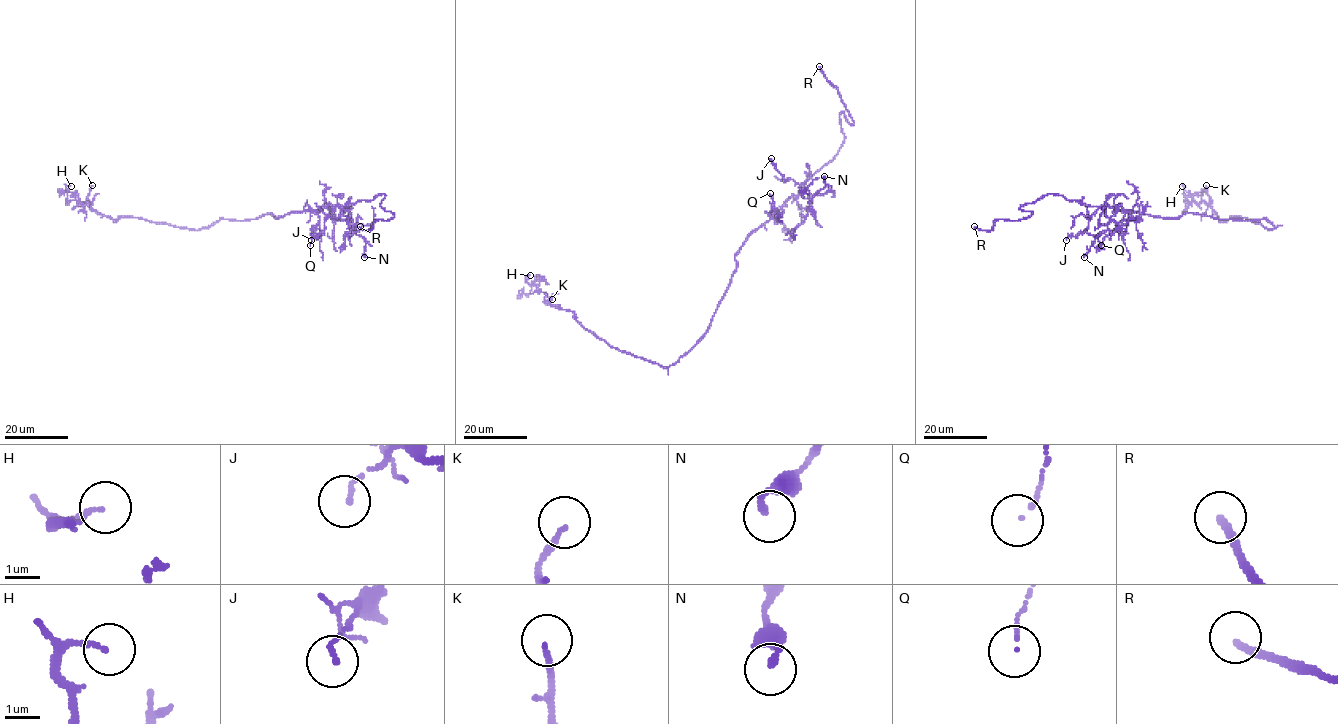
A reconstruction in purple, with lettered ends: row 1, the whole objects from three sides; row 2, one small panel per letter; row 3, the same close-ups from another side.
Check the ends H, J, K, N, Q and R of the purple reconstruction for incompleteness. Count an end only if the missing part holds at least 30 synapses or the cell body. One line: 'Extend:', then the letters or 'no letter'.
Extend: R

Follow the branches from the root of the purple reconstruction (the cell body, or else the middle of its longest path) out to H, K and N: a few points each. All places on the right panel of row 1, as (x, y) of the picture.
H: (1186, 213), (1265, 218), (1274, 227), (1242, 217), (1221, 221), (1204, 201), (1190, 203), (1182, 186)
K: (1186, 213), (1224, 219), (1265, 218), (1274, 227), (1269, 230), (1242, 217), (1221, 221), (1209, 204), (1206, 185)
N: (1186, 213), (1177, 218), (1158, 218), (1118, 211), (1105, 204), (1109, 219), (1108, 228), (1094, 239), (1084, 257)

